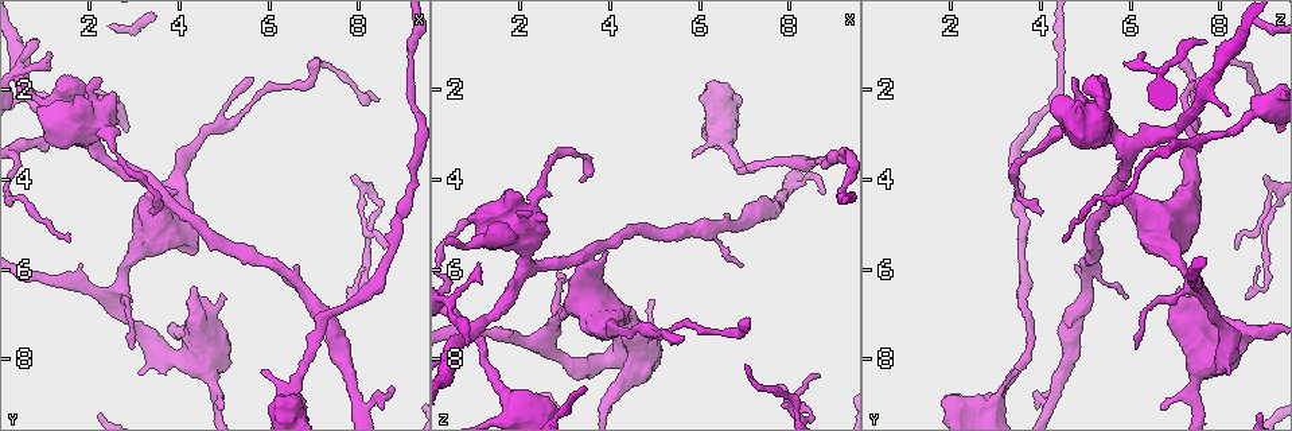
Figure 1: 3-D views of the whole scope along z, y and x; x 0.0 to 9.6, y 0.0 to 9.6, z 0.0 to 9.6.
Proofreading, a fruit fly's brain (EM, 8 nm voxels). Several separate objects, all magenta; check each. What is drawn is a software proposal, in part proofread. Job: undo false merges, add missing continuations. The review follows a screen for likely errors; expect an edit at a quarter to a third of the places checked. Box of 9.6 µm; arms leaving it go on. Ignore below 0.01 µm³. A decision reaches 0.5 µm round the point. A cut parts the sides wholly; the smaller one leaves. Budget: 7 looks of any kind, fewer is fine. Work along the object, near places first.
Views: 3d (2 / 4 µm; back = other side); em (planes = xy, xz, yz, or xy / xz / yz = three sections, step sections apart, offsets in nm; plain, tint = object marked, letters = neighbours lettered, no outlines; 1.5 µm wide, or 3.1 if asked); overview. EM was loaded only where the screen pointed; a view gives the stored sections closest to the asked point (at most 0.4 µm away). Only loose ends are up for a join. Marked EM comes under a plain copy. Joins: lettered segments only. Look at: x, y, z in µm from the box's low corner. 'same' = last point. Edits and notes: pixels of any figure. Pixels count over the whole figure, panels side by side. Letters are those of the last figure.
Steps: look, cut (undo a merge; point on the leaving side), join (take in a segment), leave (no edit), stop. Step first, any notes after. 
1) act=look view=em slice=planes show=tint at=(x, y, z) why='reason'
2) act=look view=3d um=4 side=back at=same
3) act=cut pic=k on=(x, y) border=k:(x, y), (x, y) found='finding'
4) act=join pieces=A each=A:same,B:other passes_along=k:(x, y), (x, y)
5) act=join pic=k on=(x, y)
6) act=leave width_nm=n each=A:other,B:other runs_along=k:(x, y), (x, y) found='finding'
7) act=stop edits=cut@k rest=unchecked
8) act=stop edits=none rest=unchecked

act=look view=3d um=4 at=(5.90, 8.30, 3.55) why='an open end'

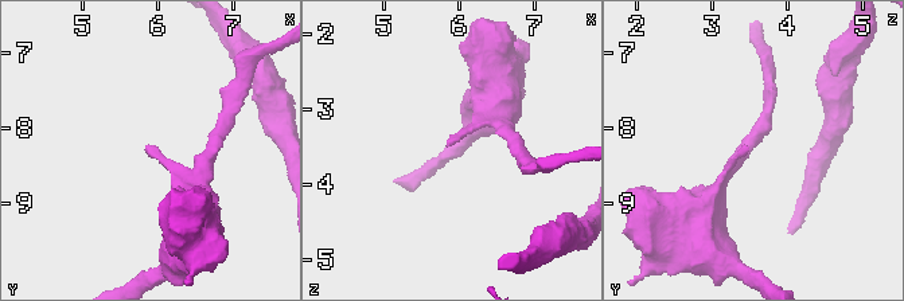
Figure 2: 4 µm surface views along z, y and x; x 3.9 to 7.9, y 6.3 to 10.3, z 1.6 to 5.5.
act=look view=em slice=xy step=4 show=tint at=(5.85, 8.25, 3.50) why='need the tissue'

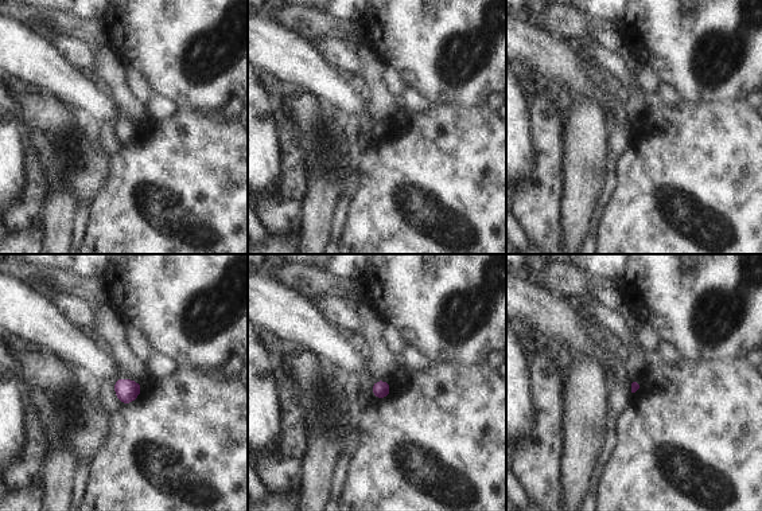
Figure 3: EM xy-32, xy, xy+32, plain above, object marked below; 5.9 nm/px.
act=look view=em slice=xy step=4 show=letters at=same why='what lies round it'

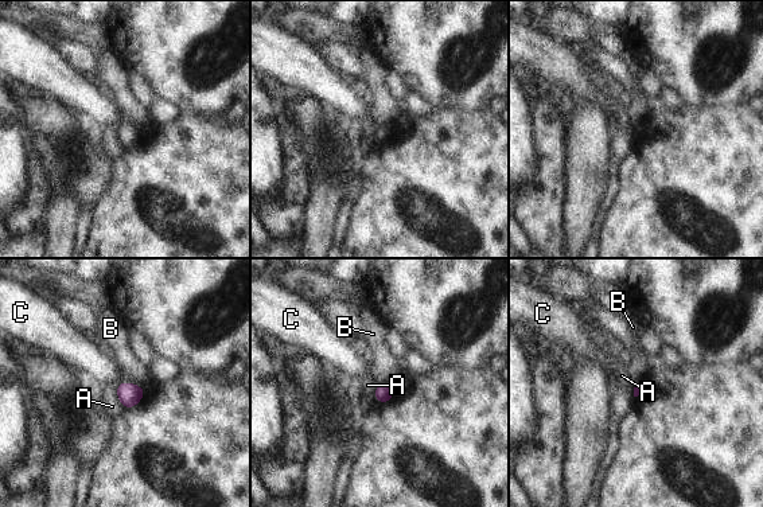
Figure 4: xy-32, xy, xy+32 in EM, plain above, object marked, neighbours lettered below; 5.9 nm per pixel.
act=leave longest_contact=A:160nm each=A:other,B:other,C:other border=4:(119, 382), (132, 382), (141, 387) found='none of them fits'

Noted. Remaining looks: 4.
act=look view=em slice=xy step=8 show=letters at=(8.55, 5.60, 8.40) why='an open end'

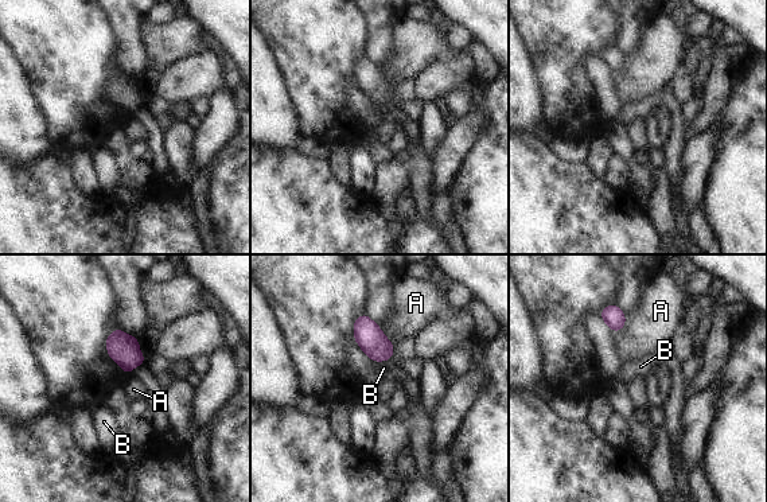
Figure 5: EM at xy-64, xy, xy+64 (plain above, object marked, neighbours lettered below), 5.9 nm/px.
act=look view=em slice=planes show=letters at=same

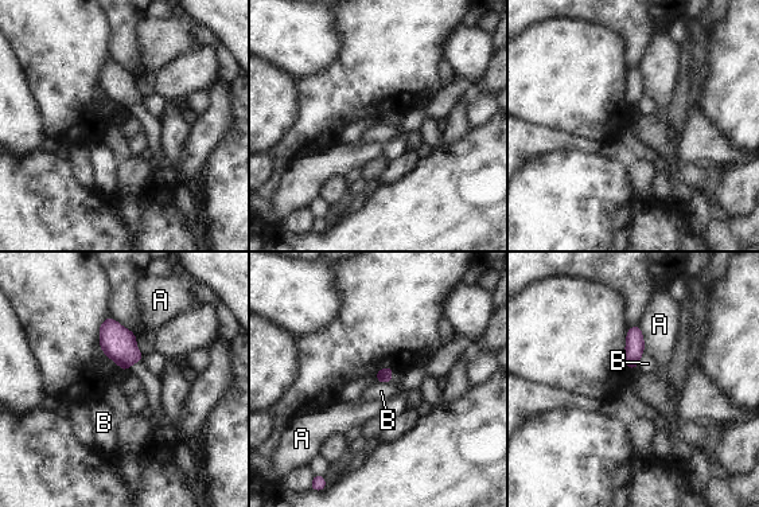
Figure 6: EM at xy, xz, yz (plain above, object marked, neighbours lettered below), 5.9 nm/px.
act=leave width_nm=90 each=A:other,B:other border=6:(638, 324), (645, 350) found='none of them fits'

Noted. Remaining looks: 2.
act=look view=em slice=xy step=4 show=letters at=(6.95, 1.75, 7.35) why='sharp bend'

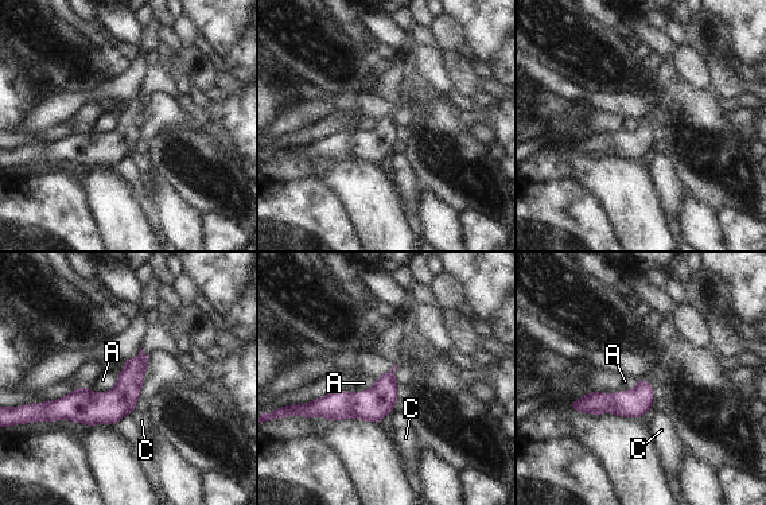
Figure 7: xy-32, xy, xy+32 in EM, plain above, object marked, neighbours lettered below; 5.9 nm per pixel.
act=look view=em slice=planes show=letters at=same

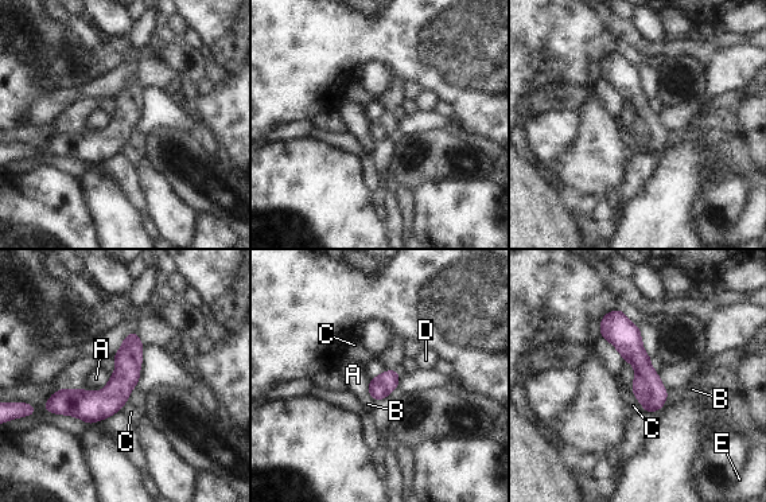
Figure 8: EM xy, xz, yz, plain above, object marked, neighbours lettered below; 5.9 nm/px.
act=leave each=A:other,B:other,C:other,D:other,E:other runs_along=8:(133, 335), (98, 404), (49, 407) found='one neuron here'

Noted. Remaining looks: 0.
act=stop edits=none rest=unchecked

